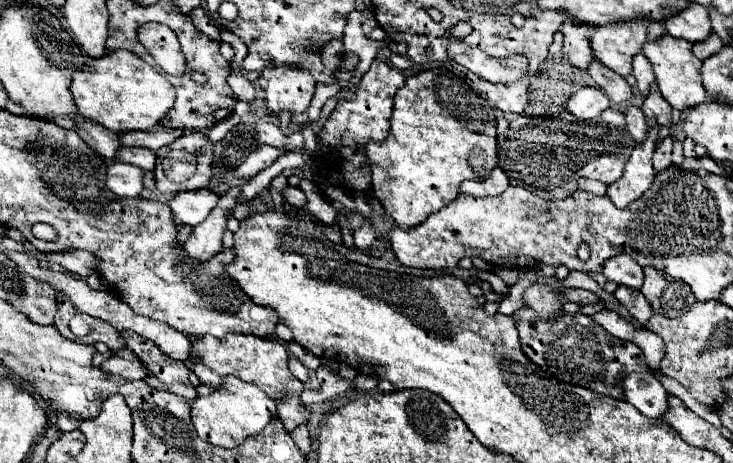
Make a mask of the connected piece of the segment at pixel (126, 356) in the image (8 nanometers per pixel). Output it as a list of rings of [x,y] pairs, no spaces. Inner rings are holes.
[[[124,347],[116,353],[112,353],[106,363],[102,363],[100,367],[106,375],[114,375],[114,377],[122,377],[126,381],[136,381],[136,379],[142,379],[146,377],[146,371],[144,371],[144,365],[140,363],[140,359],[136,359],[136,355]]]

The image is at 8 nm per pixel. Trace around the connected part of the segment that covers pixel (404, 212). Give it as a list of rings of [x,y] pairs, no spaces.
[[[428,69],[428,71],[422,71],[418,75],[412,75],[406,79],[406,83],[396,91],[396,97],[394,97],[394,111],[392,111],[392,117],[390,117],[390,135],[384,139],[384,141],[368,141],[366,143],[366,157],[368,161],[372,163],[370,169],[372,169],[372,191],[374,195],[378,197],[378,201],[382,203],[382,207],[386,209],[388,215],[392,215],[392,219],[402,227],[402,229],[410,229],[410,227],[416,227],[418,223],[426,221],[428,215],[440,211],[442,207],[446,207],[450,201],[454,201],[458,197],[458,185],[464,181],[464,179],[484,179],[490,175],[490,171],[496,167],[496,113],[494,109],[480,97],[472,91],[472,87],[458,75],[454,75],[452,71],[448,69]]]

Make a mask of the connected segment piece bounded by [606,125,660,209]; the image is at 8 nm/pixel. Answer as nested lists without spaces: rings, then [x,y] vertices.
[[[648,125],[646,139],[632,149],[632,155],[624,167],[622,177],[616,183],[608,185],[606,195],[612,199],[616,207],[620,209],[628,207],[652,185],[652,179],[656,175],[652,169],[652,153],[656,147],[658,131],[660,131],[660,125]]]

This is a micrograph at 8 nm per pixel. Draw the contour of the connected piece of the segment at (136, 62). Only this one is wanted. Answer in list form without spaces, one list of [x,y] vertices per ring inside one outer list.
[[[126,49],[108,51],[84,65],[76,71],[70,91],[80,115],[116,133],[152,131],[168,109],[172,109],[176,97],[176,89],[166,77]]]

